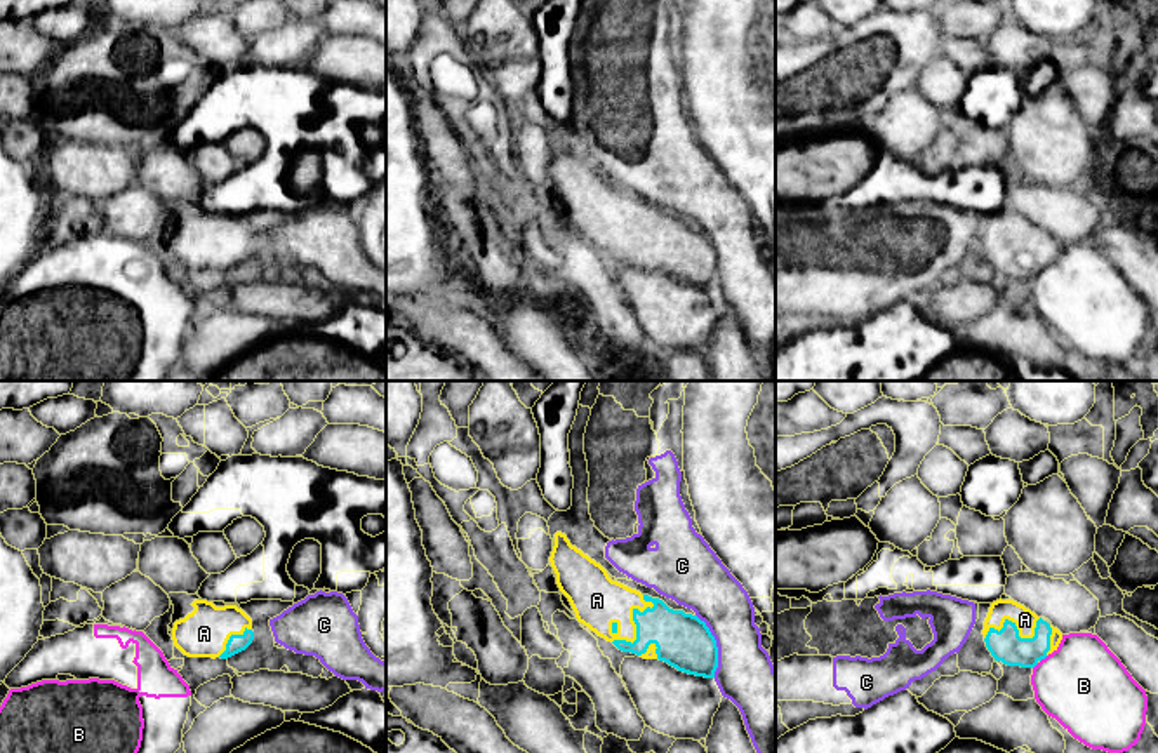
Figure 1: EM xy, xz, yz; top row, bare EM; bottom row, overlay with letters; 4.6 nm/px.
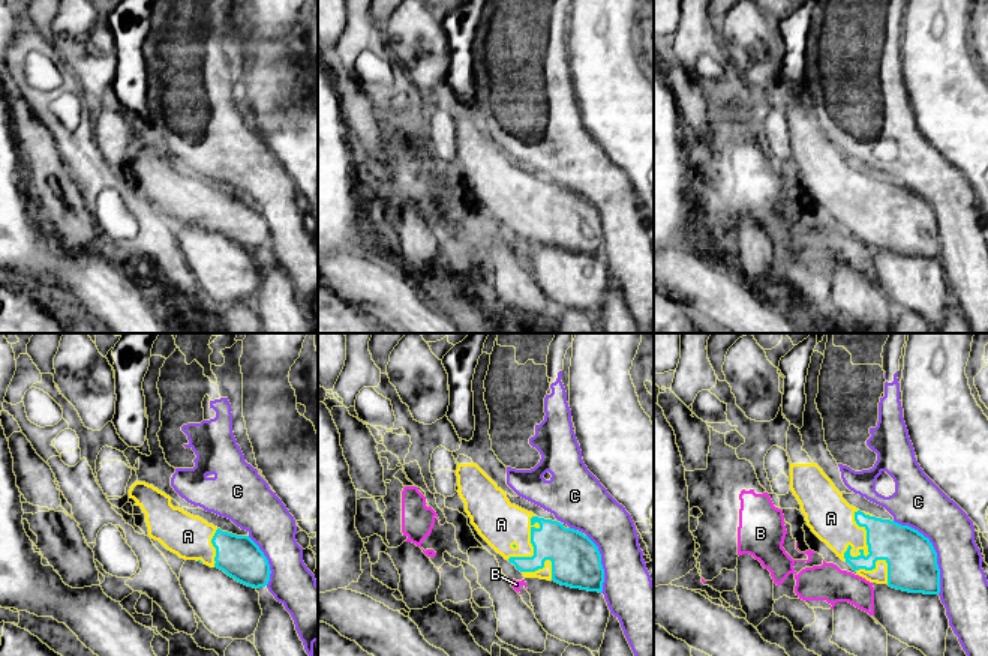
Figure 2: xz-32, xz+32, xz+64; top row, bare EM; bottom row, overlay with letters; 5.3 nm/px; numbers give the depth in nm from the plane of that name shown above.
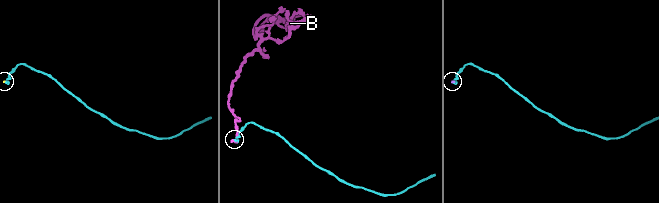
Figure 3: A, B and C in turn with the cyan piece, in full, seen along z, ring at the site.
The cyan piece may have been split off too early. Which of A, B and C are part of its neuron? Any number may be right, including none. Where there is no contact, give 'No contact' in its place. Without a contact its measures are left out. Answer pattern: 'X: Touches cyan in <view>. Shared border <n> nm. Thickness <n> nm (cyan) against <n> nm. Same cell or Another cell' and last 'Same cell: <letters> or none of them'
A: Touches cyan in xz. Shared border 260 nm. Thickness 240 nm (cyan) against 240 nm. Same cell
B: Touches cyan in yz. Shared border 90 nm. Thickness 150 nm (cyan) against 400 nm. Another cell
C: Touches cyan in xz. Shared border 300 nm. Thickness 240 nm (cyan) against 260 nm. Another cell
Same cell: A

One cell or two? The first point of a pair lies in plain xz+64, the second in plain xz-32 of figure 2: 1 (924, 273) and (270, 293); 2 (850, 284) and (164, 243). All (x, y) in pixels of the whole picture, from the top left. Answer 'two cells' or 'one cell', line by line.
1: two cells
2: one cell

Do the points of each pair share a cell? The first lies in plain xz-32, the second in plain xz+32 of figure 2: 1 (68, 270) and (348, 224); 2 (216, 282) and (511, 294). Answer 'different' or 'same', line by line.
1: same
2: different

